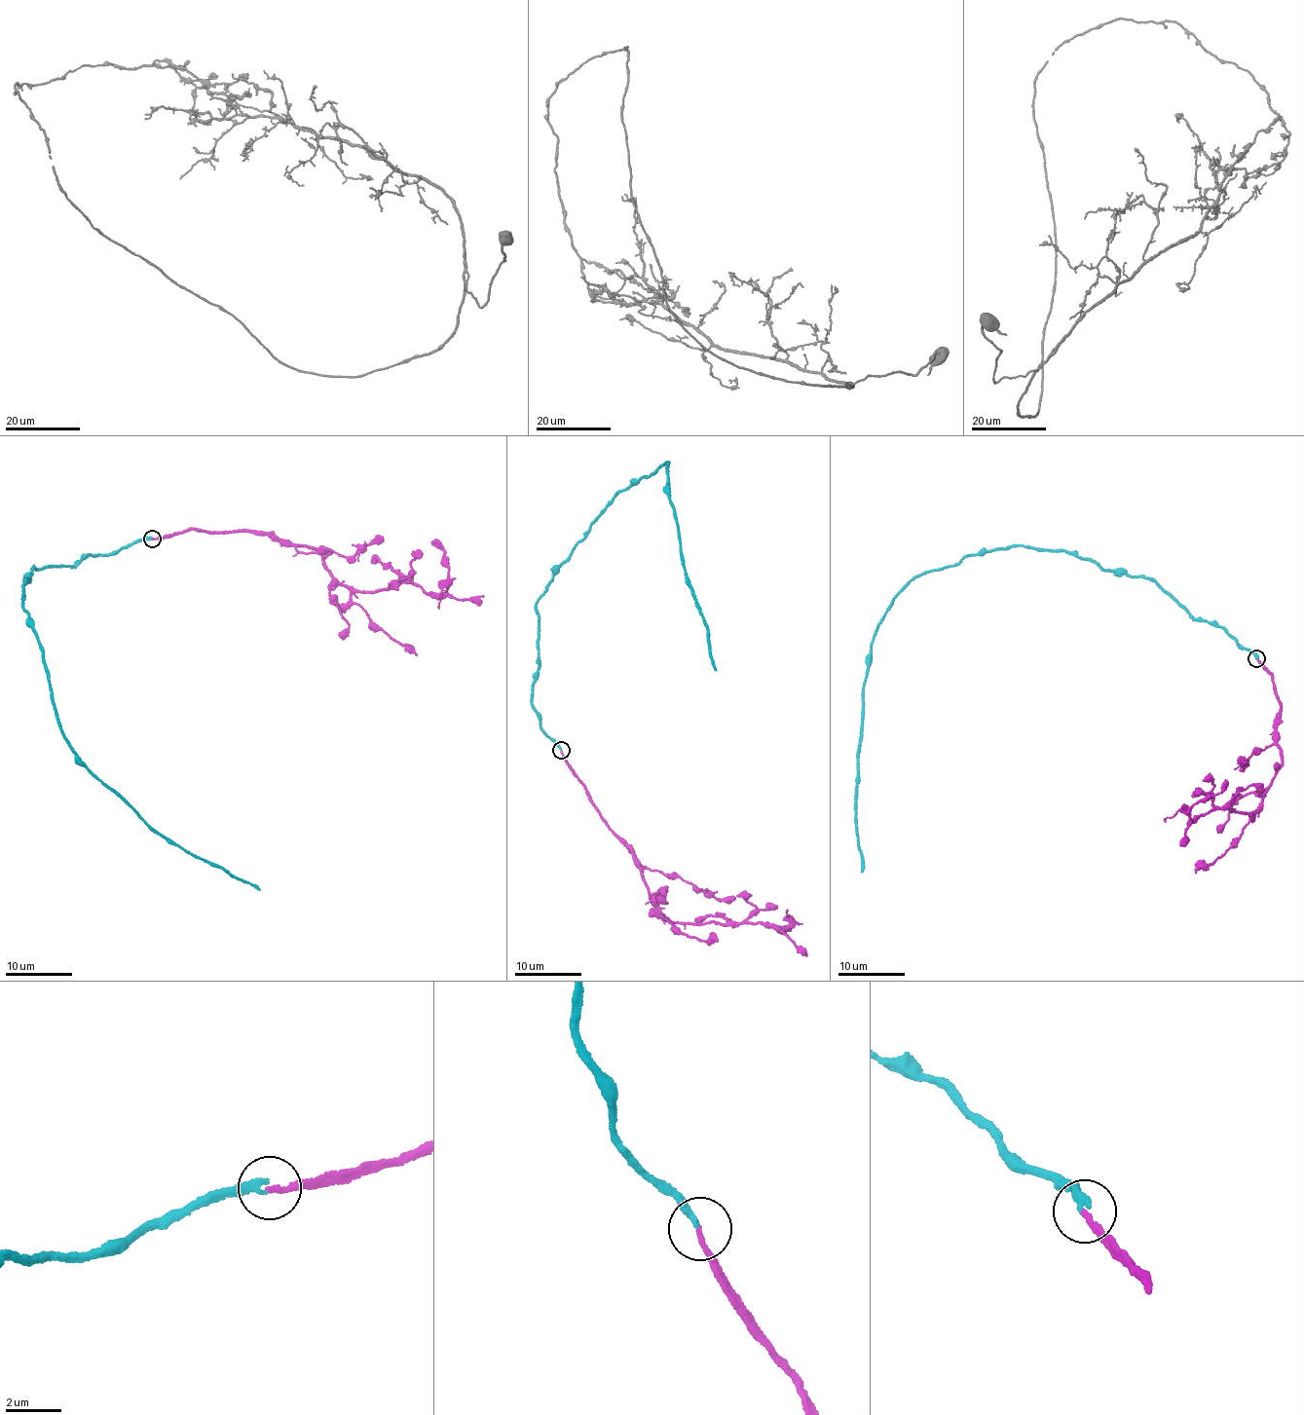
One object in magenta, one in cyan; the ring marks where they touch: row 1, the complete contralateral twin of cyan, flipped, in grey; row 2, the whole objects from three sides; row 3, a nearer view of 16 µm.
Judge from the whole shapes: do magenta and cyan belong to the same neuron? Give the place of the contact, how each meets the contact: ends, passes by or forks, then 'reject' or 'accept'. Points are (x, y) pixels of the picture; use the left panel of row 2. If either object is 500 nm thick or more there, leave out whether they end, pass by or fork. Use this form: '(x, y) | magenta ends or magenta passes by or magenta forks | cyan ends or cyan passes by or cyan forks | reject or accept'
(152, 539) | magenta ends | cyan ends | accept

